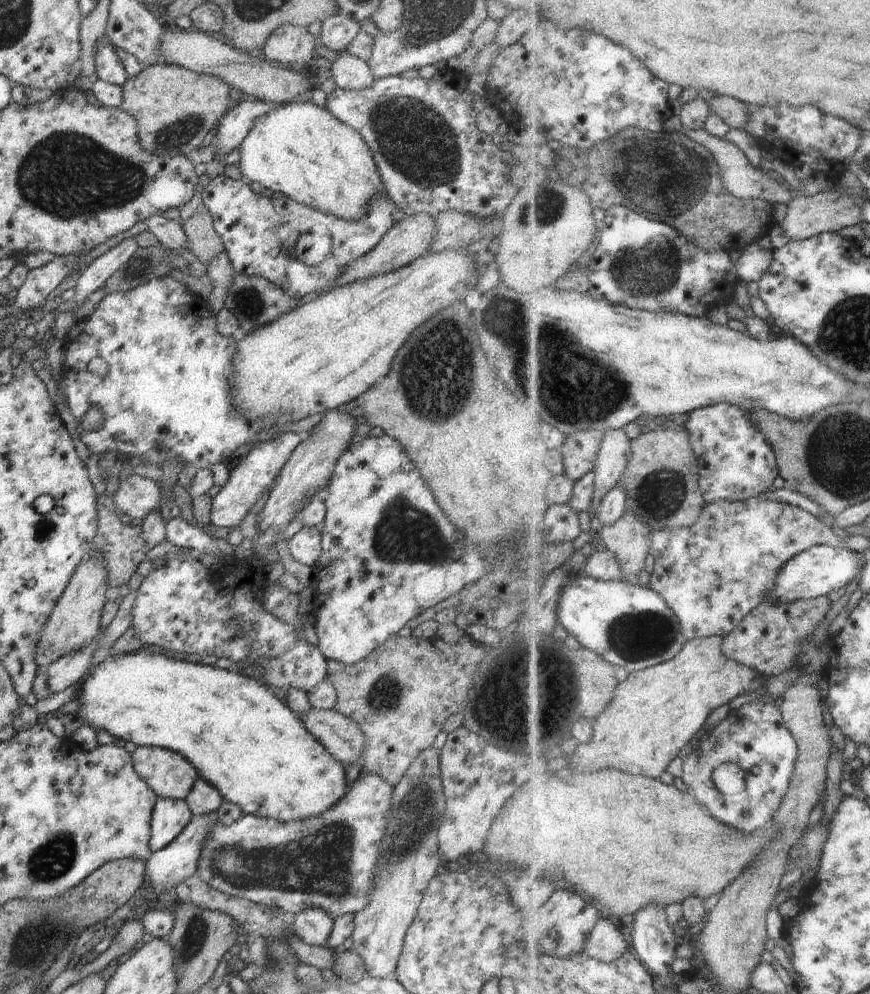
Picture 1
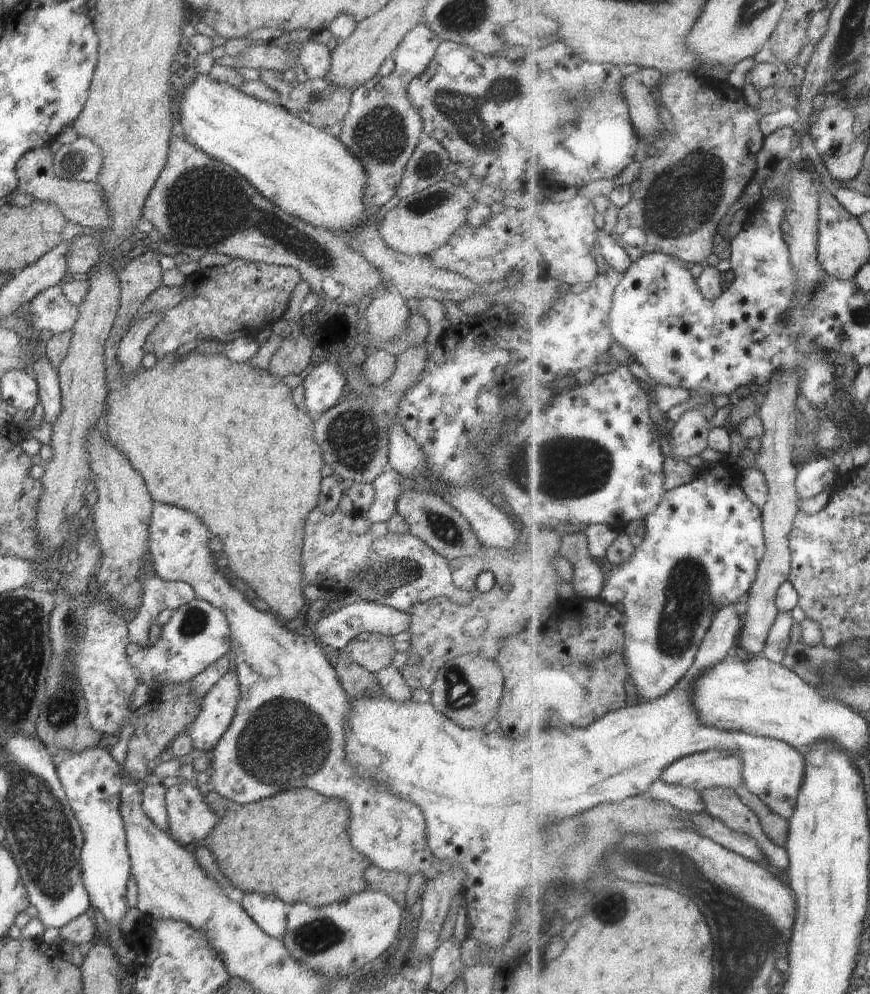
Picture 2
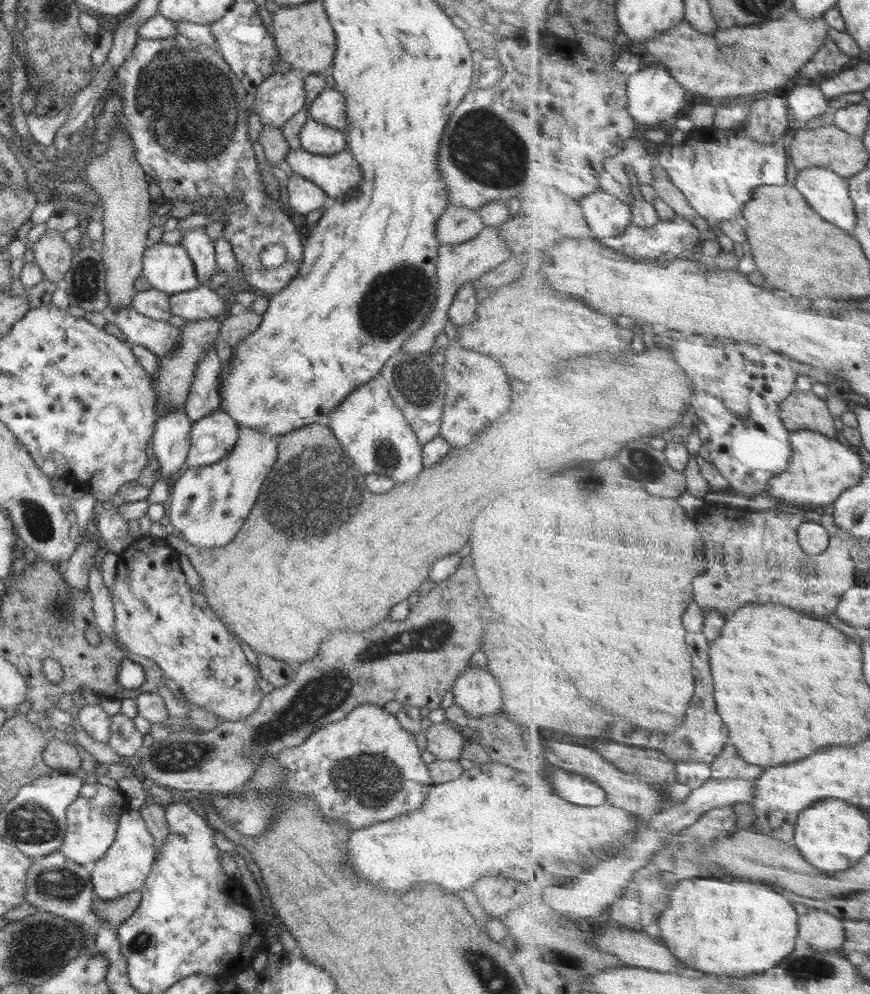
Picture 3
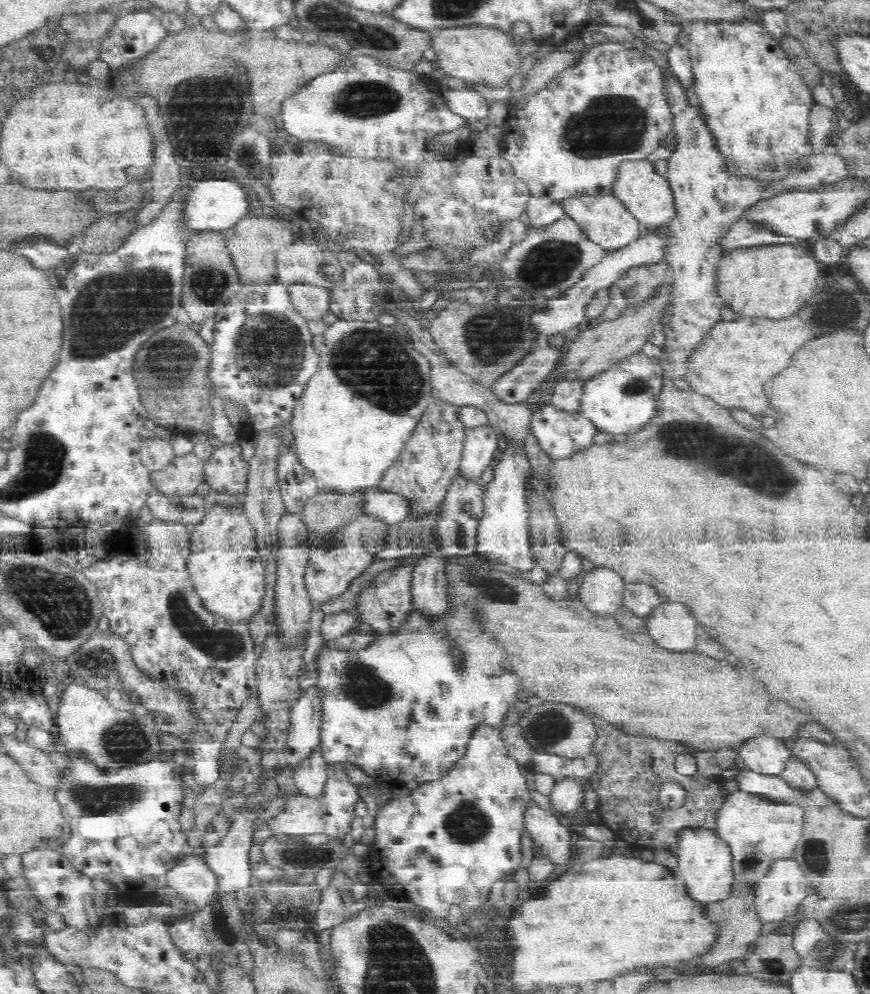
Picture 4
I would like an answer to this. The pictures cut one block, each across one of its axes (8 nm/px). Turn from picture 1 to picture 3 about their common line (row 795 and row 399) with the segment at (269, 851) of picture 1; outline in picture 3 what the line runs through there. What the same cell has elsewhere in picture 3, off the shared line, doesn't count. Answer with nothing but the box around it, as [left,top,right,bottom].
[324,376,425,484]

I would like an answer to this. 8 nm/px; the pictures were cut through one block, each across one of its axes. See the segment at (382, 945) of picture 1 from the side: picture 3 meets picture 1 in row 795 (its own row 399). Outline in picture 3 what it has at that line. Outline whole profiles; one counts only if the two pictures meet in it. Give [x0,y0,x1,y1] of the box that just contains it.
[380,350,447,445]

